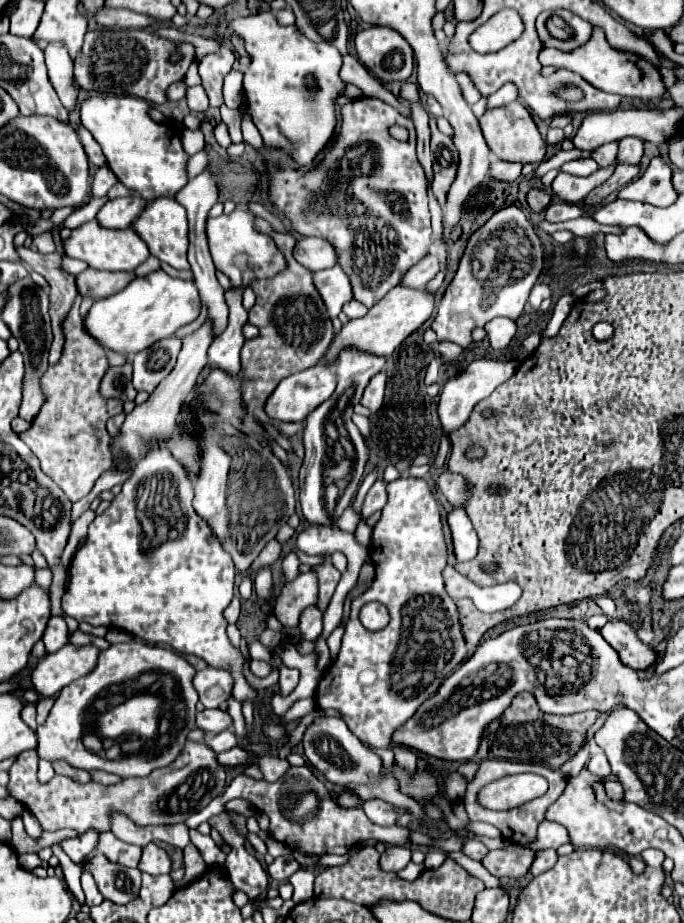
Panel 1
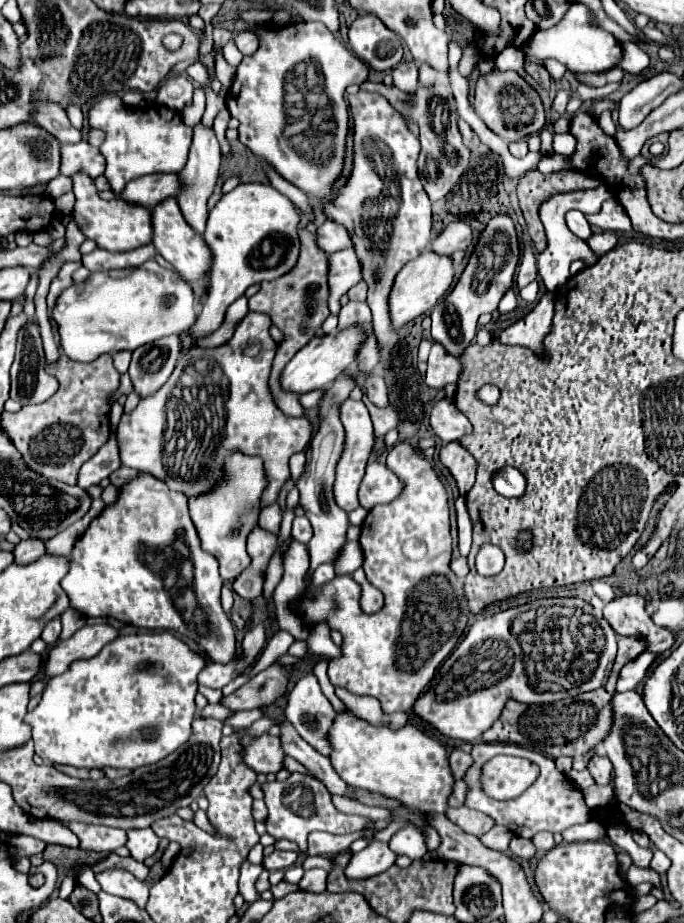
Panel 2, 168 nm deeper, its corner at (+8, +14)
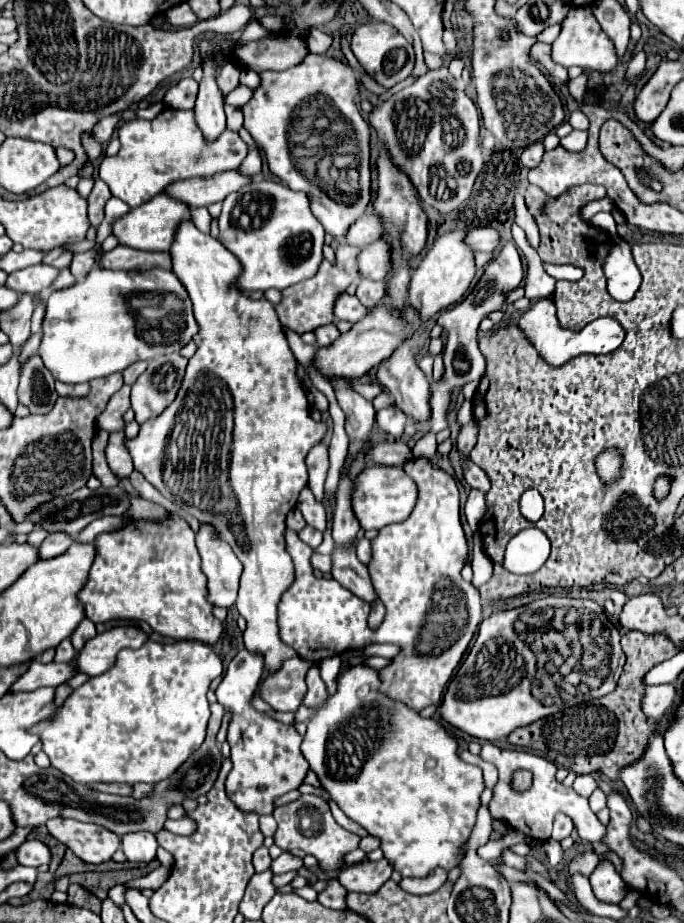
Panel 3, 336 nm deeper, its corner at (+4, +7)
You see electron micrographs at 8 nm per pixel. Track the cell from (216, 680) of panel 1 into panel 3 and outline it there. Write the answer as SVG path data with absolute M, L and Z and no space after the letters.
M241 649L229 663L227 673L217 687L219 703L231 711L229 727L227 727L227 743L231 747L231 763L233 769L225 779L227 797L243 811L257 815L271 815L275 811L275 799L299 789L307 775L307 761L301 755L303 737L295 731L293 725L283 725L253 709L251 699L259 691L259 681L263 677L263 659Z

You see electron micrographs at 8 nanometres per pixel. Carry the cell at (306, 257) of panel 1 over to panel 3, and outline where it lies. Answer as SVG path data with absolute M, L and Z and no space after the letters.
M369 209L355 225L351 225L345 241L349 245L359 245L359 247L367 247L373 241L381 239L385 233L385 223L383 217L373 213L373 209Z

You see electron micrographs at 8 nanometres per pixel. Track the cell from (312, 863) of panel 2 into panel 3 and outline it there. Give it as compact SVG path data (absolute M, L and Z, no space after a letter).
M387 859L381 861L361 861L347 865L337 873L337 879L343 887L357 893L375 893L391 877L393 869Z

